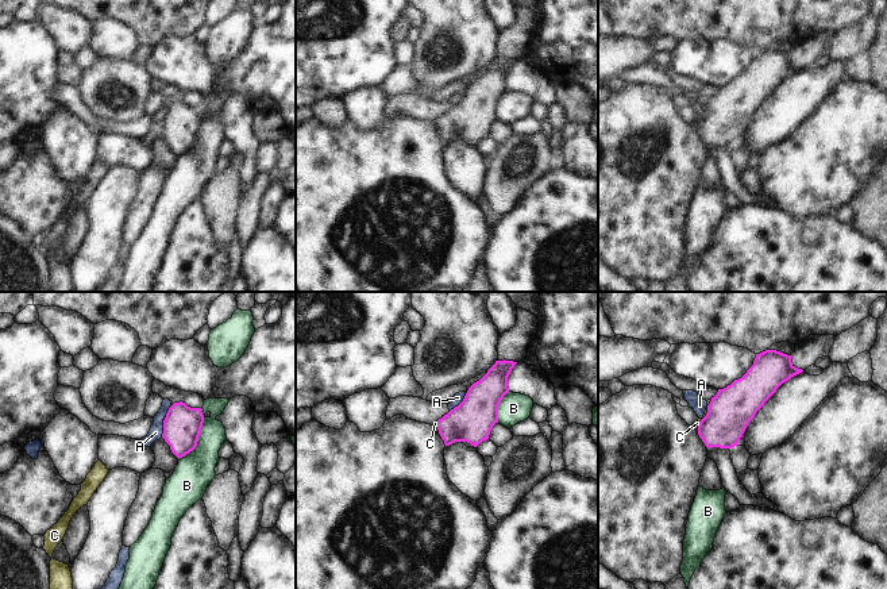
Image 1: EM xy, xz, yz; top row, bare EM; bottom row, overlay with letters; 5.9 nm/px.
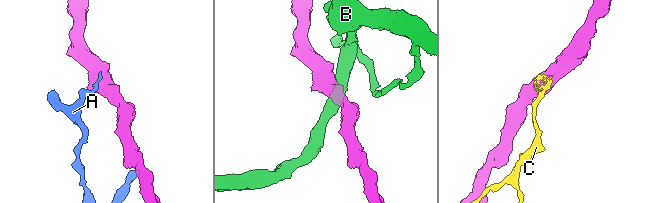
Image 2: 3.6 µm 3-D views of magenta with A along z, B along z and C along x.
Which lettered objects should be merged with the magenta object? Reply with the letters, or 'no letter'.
C.

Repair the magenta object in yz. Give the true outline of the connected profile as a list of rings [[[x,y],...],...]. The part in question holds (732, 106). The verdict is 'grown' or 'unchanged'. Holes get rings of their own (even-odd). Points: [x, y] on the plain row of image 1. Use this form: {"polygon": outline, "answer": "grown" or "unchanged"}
{"polygon": [[[776,47],[756,51],[747,70],[707,97],[695,127],[706,146],[737,143],[756,109],[791,74],[802,70],[791,59],[791,53]]], "answer": "grown"}

